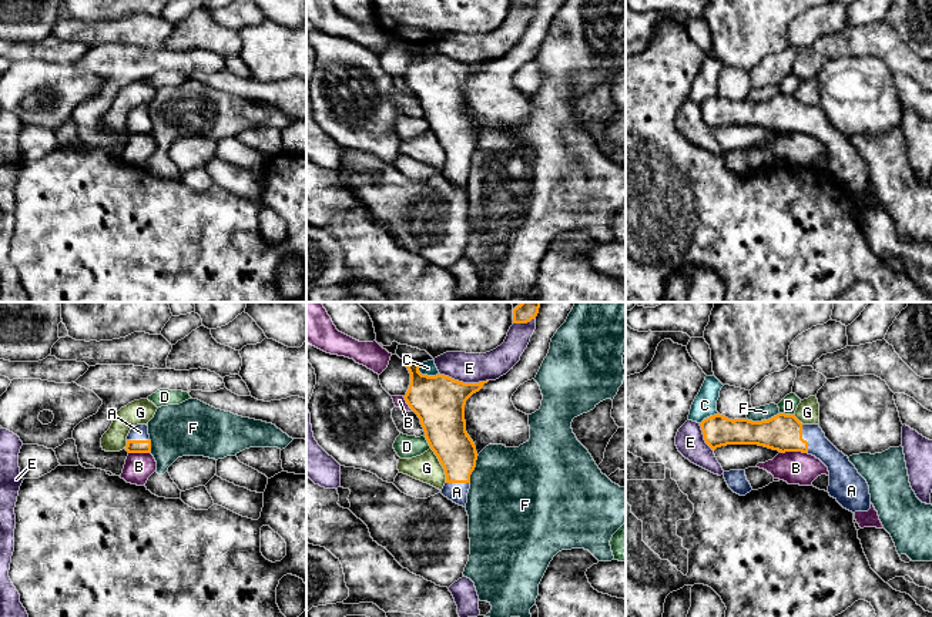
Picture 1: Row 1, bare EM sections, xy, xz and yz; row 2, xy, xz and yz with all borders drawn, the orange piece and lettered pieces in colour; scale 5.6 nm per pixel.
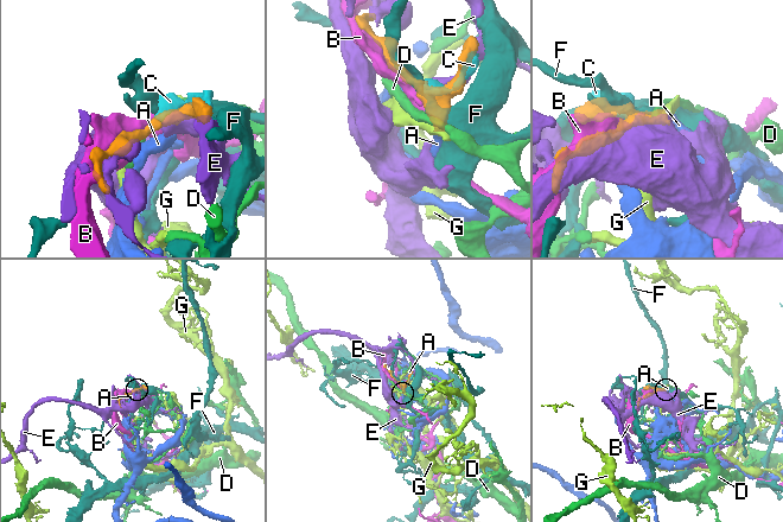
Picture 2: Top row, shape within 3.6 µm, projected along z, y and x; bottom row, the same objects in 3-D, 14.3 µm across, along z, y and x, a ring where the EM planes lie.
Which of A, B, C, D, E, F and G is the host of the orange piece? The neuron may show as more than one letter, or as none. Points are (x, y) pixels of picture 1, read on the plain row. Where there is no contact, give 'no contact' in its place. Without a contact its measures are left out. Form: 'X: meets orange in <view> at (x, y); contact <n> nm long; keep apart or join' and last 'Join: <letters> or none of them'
A: meets orange in yz at (803, 120); contact 160 nm long; join
B: meets orange in yz at (793, 131); contact 140 nm long; keep apart
C: meets orange in xz at (426, 56); contact 130 nm long; keep apart
D: meets orange in yz at (787, 96); contact 80 nm long; keep apart
E: meets orange in xz at (462, 63); contact 280 nm long; keep apart
F: meets orange in yz at (763, 101); contact 190 nm long; keep apart
G: meets orange in xz at (441, 144); contact 220 nm long; keep apart
Join: A

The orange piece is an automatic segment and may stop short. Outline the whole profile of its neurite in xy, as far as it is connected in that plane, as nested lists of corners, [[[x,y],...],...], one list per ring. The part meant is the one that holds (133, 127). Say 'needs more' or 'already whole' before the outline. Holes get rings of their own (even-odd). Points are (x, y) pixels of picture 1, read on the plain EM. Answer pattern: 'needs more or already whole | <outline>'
needs more | [[[147,105],[134,107],[127,117],[125,131],[128,134],[150,134],[151,121]]]

